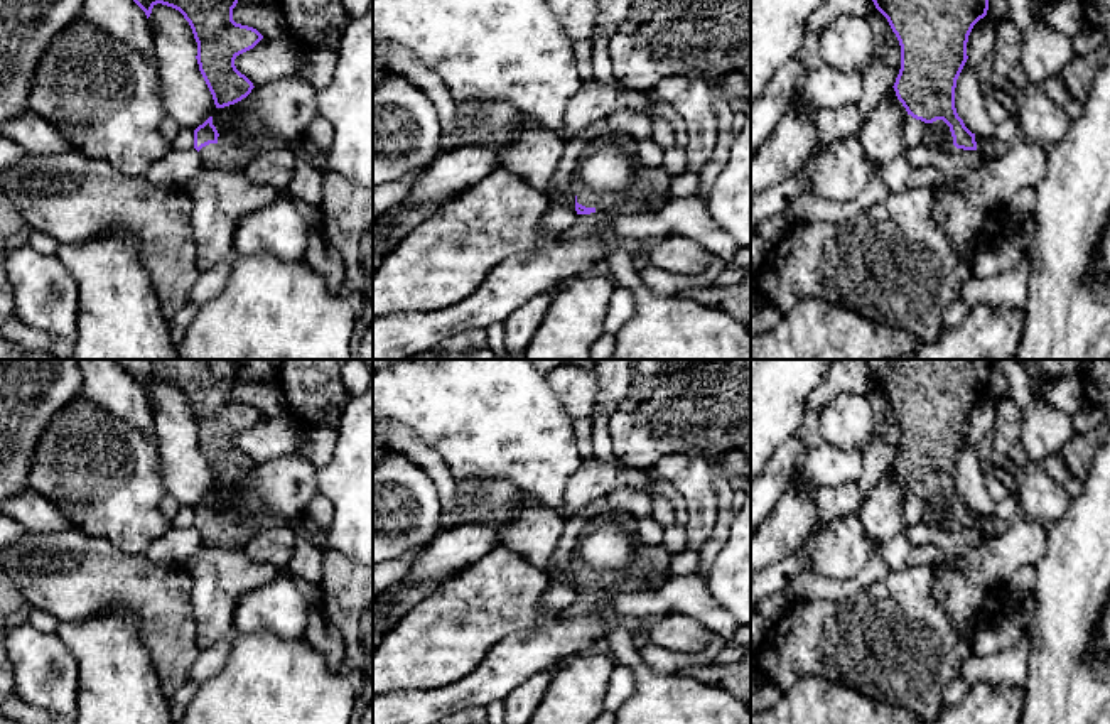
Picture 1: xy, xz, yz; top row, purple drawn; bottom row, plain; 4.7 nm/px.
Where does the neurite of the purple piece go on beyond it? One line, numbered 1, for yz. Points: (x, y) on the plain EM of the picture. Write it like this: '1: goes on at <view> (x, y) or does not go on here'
1: does not go on here

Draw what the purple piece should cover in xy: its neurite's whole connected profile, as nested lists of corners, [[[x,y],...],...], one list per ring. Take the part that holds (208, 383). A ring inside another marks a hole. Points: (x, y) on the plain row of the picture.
[[[116,359],[133,380],[145,390],[147,397],[157,381],[179,388],[189,400],[197,420],[199,449],[213,473],[216,486],[234,483],[246,476],[255,466],[241,452],[234,437],[253,427],[263,413],[248,403],[233,398],[233,386],[238,381],[238,368],[229,359]]]

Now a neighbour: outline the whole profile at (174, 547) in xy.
[[[170,527],[143,552],[162,567],[184,567],[184,564],[202,547],[199,530]]]

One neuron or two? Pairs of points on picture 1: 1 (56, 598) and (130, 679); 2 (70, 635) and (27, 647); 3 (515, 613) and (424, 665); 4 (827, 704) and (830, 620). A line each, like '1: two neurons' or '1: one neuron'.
1: two neurons
2: two neurons
3: one neuron
4: two neurons

